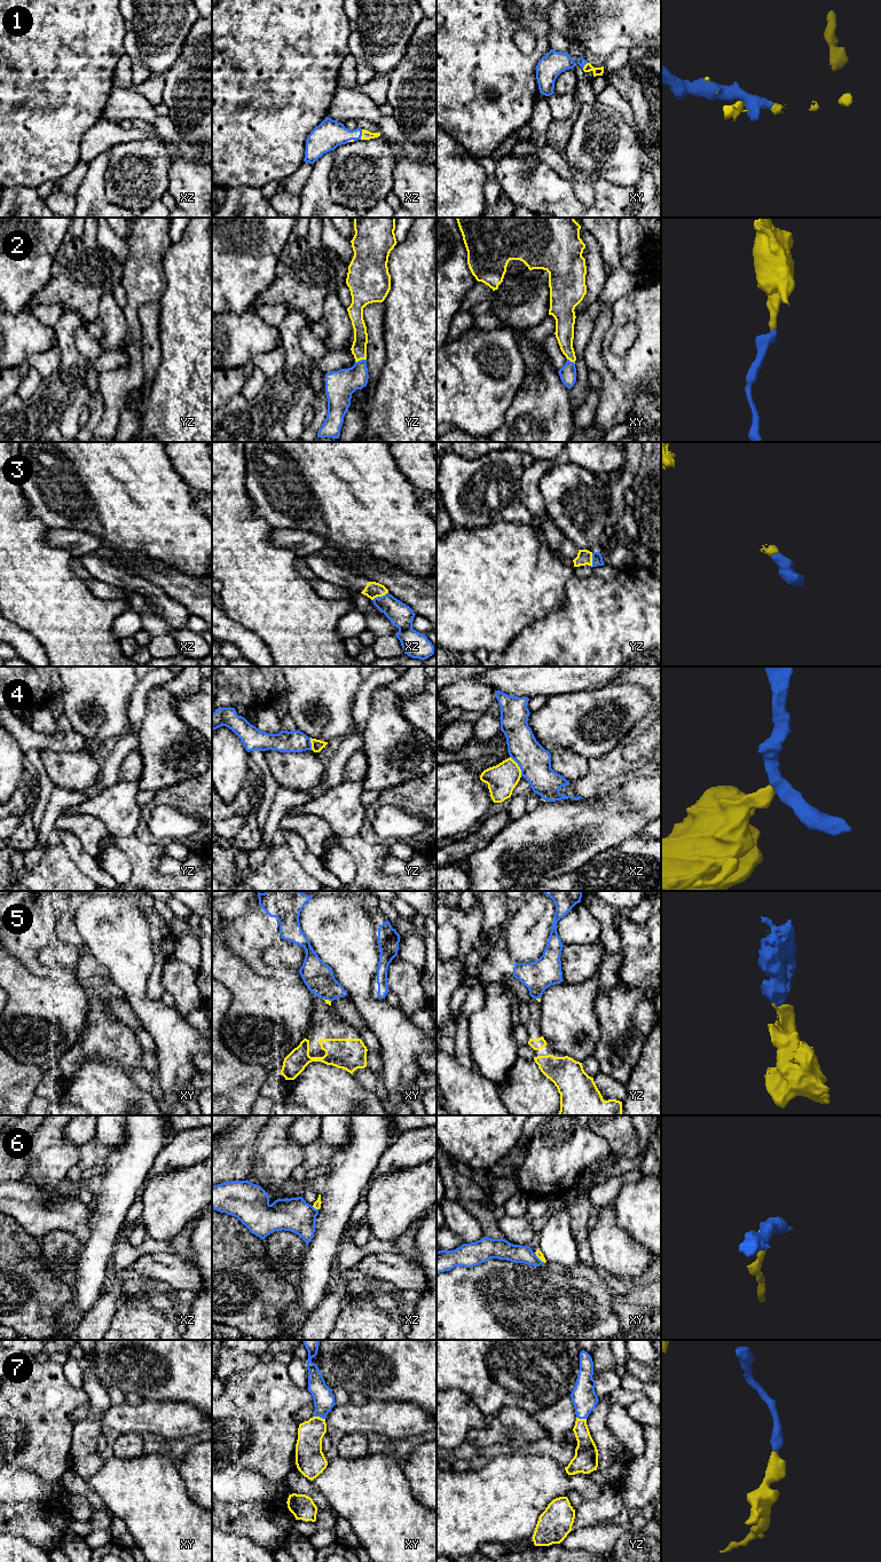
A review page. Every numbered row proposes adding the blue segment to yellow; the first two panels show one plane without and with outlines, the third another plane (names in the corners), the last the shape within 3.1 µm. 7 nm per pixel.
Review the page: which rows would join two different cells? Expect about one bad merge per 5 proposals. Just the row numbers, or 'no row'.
4, 6

